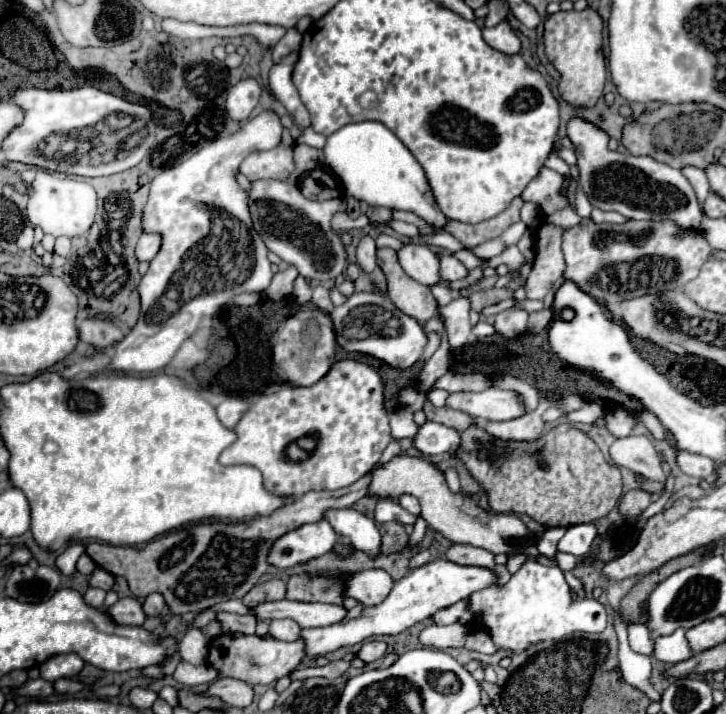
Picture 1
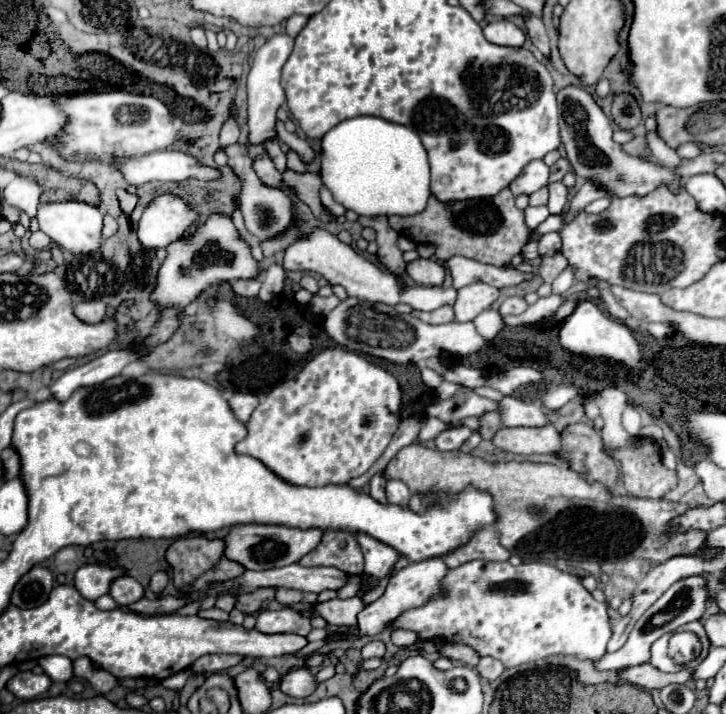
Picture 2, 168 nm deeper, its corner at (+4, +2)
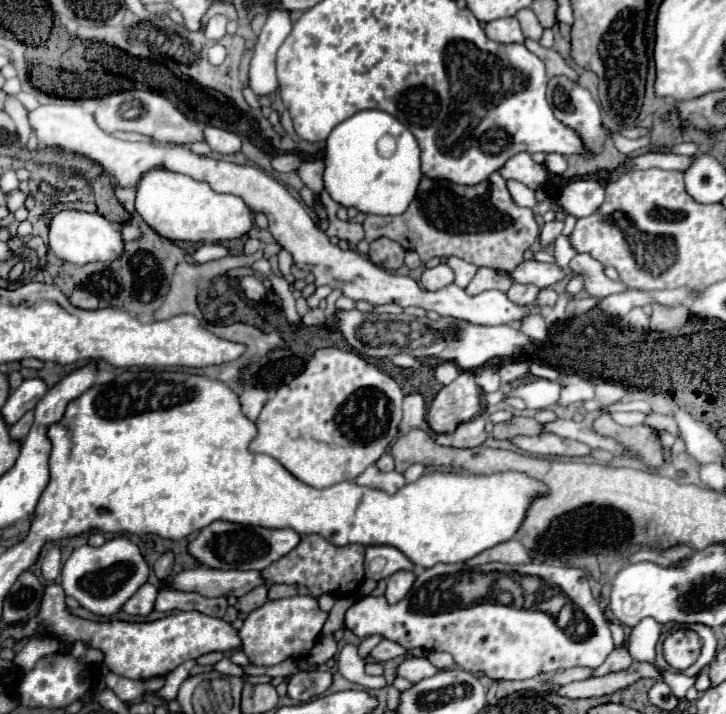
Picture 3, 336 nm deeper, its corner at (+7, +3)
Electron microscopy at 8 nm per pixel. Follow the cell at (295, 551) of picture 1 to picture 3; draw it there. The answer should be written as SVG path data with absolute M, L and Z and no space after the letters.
M214 521L208 527L200 529L196 539L188 543L188 553L196 559L196 563L212 569L236 569L236 571L262 571L268 563L280 559L300 543L300 535L292 529L264 529L264 527L250 527L238 525L228 521Z

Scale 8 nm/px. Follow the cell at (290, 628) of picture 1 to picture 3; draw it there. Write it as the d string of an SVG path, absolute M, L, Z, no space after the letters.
M286 597L276 601L266 601L262 607L248 613L242 629L238 631L242 641L242 651L250 665L272 667L286 659L304 659L320 639L320 631L328 619L328 613L318 607L318 599L306 597Z

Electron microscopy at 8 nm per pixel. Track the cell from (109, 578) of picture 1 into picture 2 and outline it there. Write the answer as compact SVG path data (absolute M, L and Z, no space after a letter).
M117 576L115 580L111 580L109 594L113 596L113 600L119 606L127 606L127 604L143 598L143 586L131 576Z

